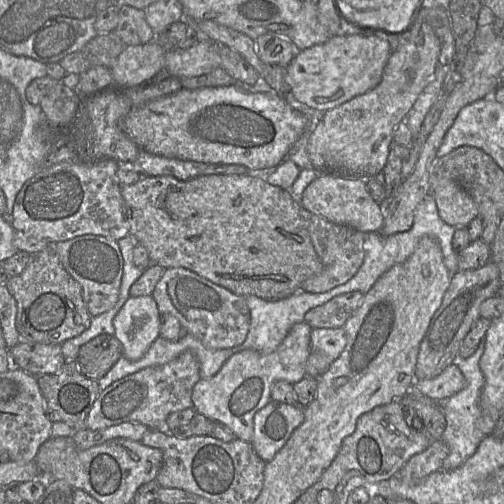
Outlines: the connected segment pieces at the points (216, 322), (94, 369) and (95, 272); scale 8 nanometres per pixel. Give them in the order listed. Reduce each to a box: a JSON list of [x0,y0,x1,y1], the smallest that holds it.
[[152,267,250,348],[76,334,123,381],[53,234,123,317]]

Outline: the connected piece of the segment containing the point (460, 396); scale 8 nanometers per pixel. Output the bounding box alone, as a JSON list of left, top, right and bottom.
[439,338,497,471]

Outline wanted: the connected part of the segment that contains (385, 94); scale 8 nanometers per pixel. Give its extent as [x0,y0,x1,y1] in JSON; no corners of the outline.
[308,14,441,178]

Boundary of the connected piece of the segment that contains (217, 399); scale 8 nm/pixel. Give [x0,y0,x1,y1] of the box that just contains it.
[192,322,312,442]

